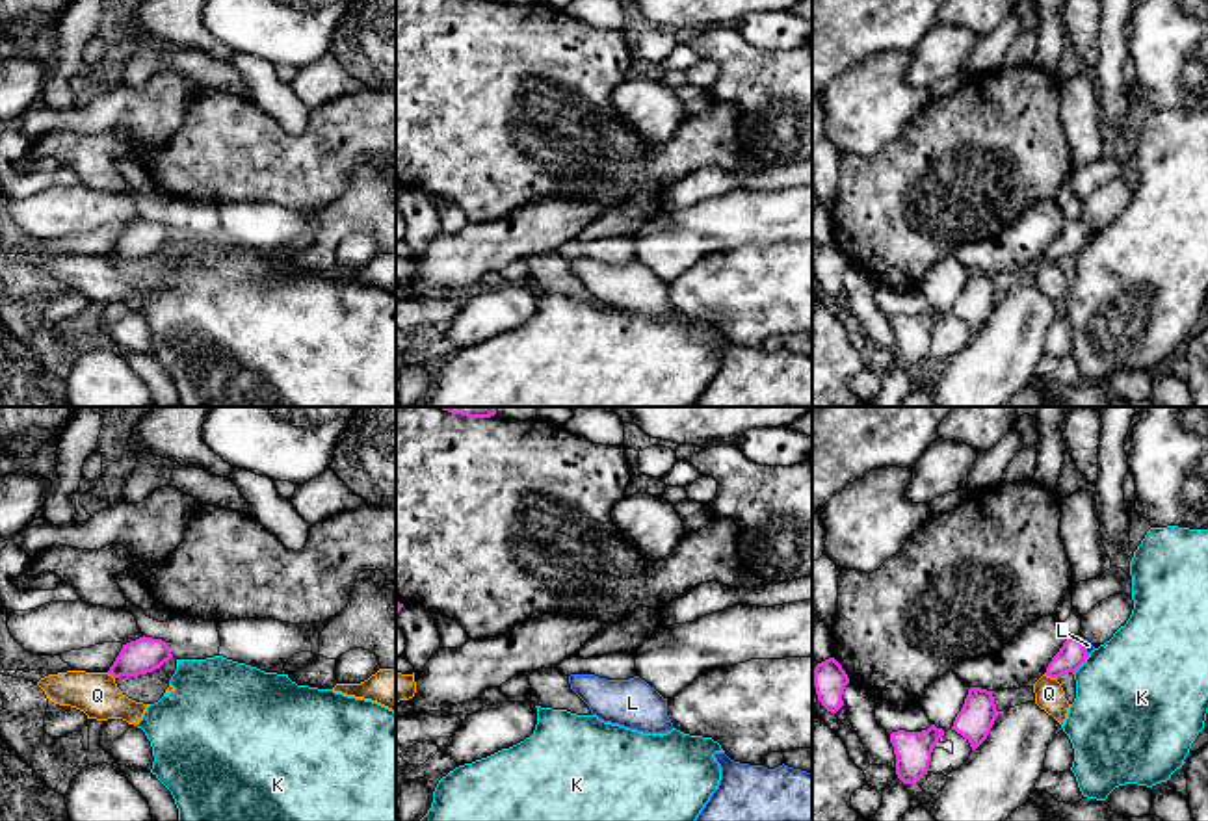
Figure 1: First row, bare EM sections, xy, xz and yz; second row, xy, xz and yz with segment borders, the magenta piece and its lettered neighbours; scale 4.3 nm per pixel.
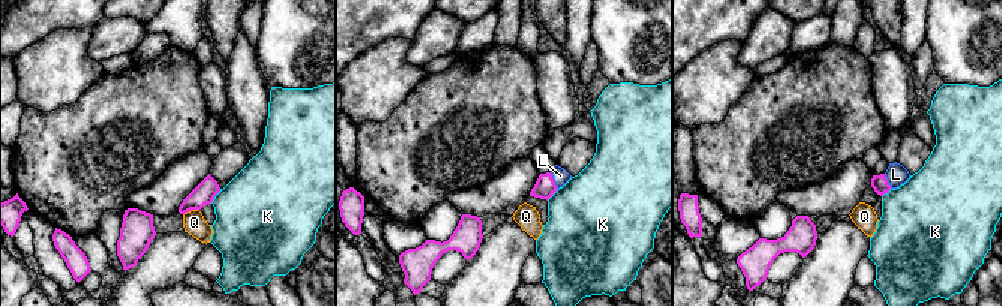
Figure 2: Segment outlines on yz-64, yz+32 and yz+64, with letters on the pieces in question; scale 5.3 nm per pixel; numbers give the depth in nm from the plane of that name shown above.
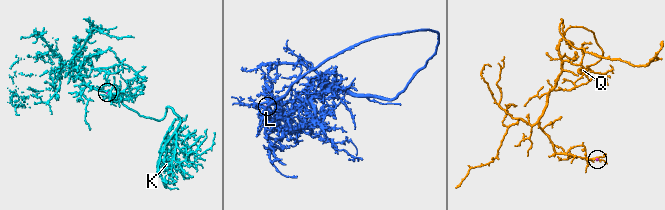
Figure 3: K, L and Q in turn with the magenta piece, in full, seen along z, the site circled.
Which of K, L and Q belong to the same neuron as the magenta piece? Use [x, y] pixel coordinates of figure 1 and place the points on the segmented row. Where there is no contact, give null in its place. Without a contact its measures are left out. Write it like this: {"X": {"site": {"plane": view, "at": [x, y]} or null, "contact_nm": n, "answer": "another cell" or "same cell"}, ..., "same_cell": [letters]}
{"K": {"site": {"plane": "yz", "at": [1082, 664]}, "contact_nm": 120, "answer": "another cell"}, "L": {"site": {"plane": "yz", "at": [1082, 647]}, "contact_nm": 90, "answer": "same cell"}, "Q": {"site": {"plane": "yz", "at": [1050, 677]}, "contact_nm": 70, "answer": "another cell"}, "same_cell": ["L"]}

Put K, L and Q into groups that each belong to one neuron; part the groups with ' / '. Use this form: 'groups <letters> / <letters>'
groups K / L / Q

